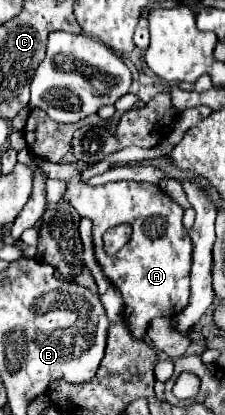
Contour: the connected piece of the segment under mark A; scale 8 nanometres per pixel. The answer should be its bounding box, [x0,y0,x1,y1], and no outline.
[36,159,192,339]

